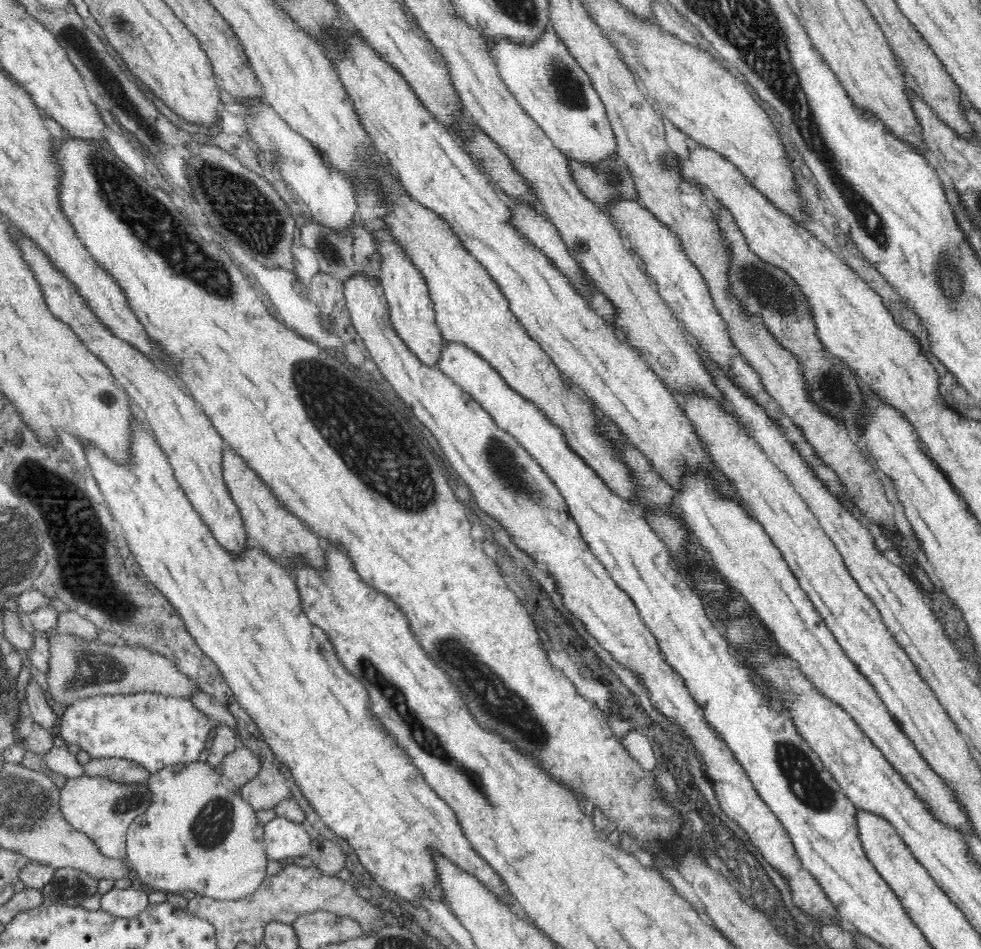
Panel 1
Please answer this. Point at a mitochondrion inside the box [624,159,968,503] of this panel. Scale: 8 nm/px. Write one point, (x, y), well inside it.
(762, 290)

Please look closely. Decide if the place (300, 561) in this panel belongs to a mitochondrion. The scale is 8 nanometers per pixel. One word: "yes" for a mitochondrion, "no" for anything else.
no

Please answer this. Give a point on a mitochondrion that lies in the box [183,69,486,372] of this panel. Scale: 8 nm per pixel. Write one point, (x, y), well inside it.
(221, 185)

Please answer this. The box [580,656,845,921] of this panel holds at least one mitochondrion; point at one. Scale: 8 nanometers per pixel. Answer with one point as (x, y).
(804, 780)

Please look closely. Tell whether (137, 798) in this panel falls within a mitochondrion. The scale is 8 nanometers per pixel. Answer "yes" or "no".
yes

